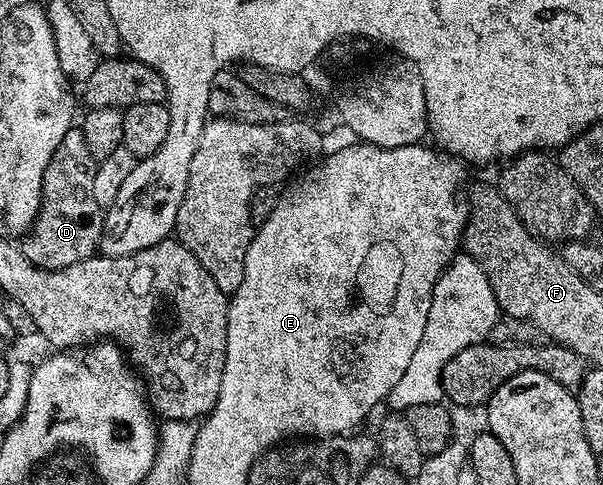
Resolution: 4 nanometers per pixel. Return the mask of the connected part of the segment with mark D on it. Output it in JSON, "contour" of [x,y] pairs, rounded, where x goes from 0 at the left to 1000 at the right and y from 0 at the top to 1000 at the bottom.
{"contour":[[[119,264],[108,272],[101,297],[85,318],[81,346],[75,346],[71,365],[71,402],[65,423],[65,443],[51,464],[35,513],[45,534],[65,548],[70,557],[100,557],[114,553],[114,544],[128,544],[143,532],[159,530],[164,495],[171,487],[171,452],[167,427],[154,404],[154,363],[161,348],[161,336],[154,320],[148,313],[148,297],[141,297],[141,280],[136,266]]]}

